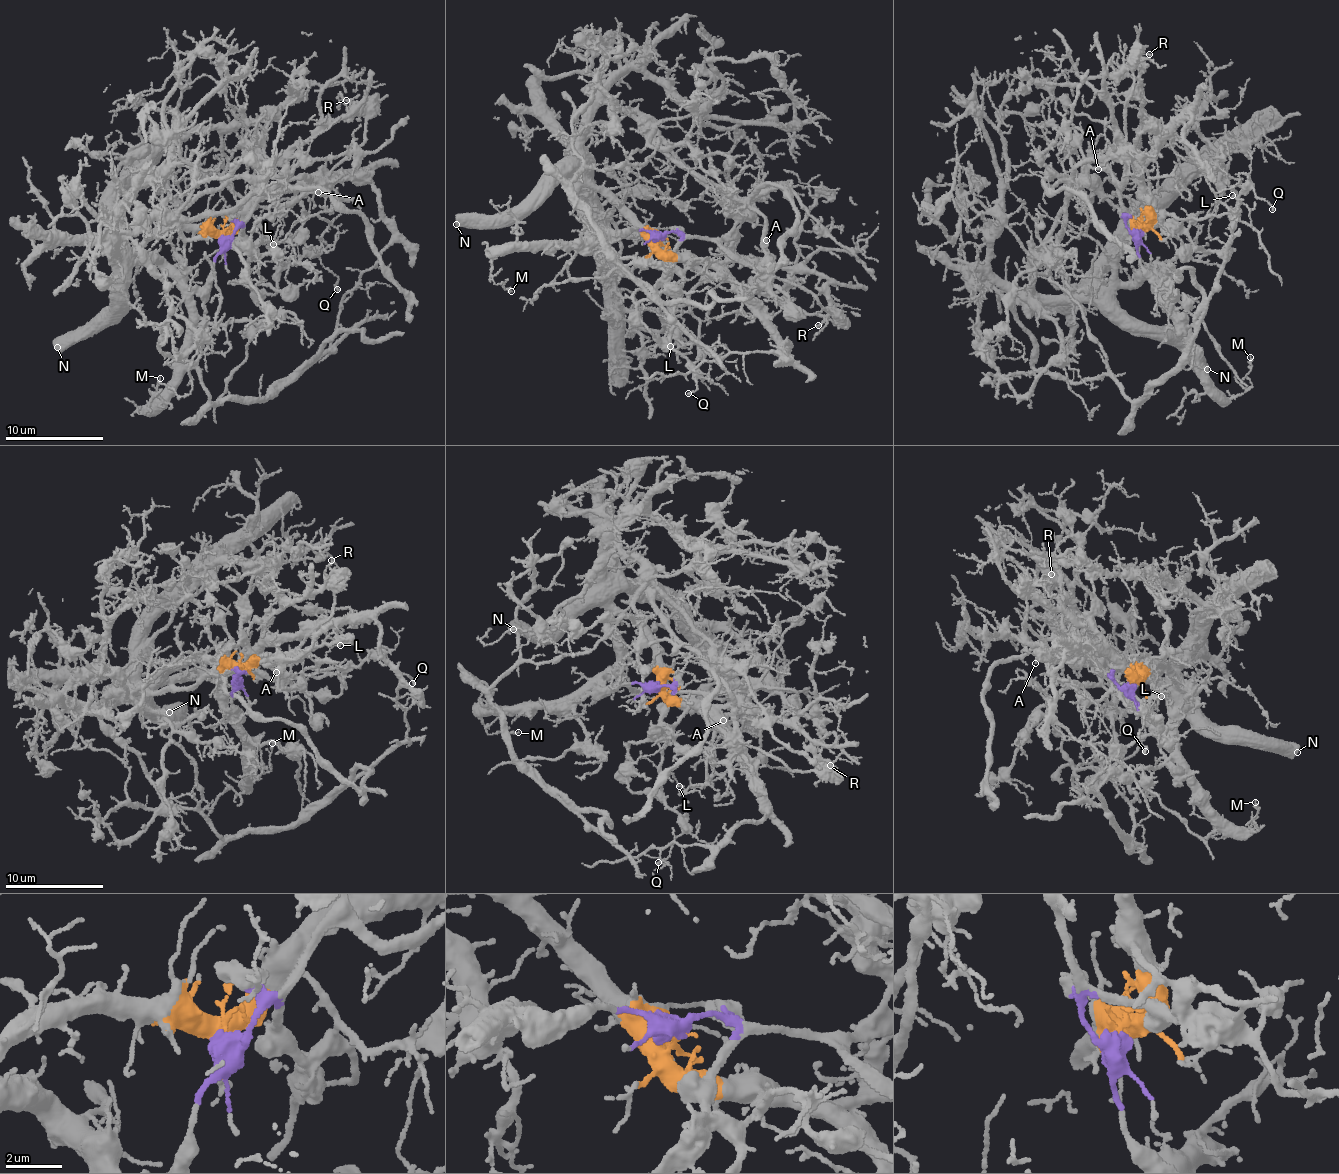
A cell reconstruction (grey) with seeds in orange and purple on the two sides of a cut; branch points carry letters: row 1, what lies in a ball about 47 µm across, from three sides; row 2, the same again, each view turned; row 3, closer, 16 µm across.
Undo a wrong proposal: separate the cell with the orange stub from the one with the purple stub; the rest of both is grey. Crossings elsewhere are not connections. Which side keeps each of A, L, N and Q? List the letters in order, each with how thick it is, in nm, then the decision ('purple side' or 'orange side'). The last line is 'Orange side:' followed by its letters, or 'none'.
A: calibre 120 nm; purple side
L: calibre 100 nm; orange side
N: calibre 550 nm; orange side
Q: calibre 150 nm; orange side
Orange side: L, N, Q

